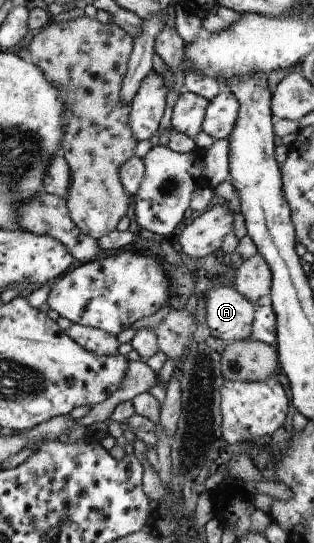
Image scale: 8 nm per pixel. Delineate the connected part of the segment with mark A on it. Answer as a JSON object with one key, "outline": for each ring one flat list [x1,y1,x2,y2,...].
{"outline":[[233,286,211,289,205,296,205,322,210,334,226,343,248,339,255,305]]}

